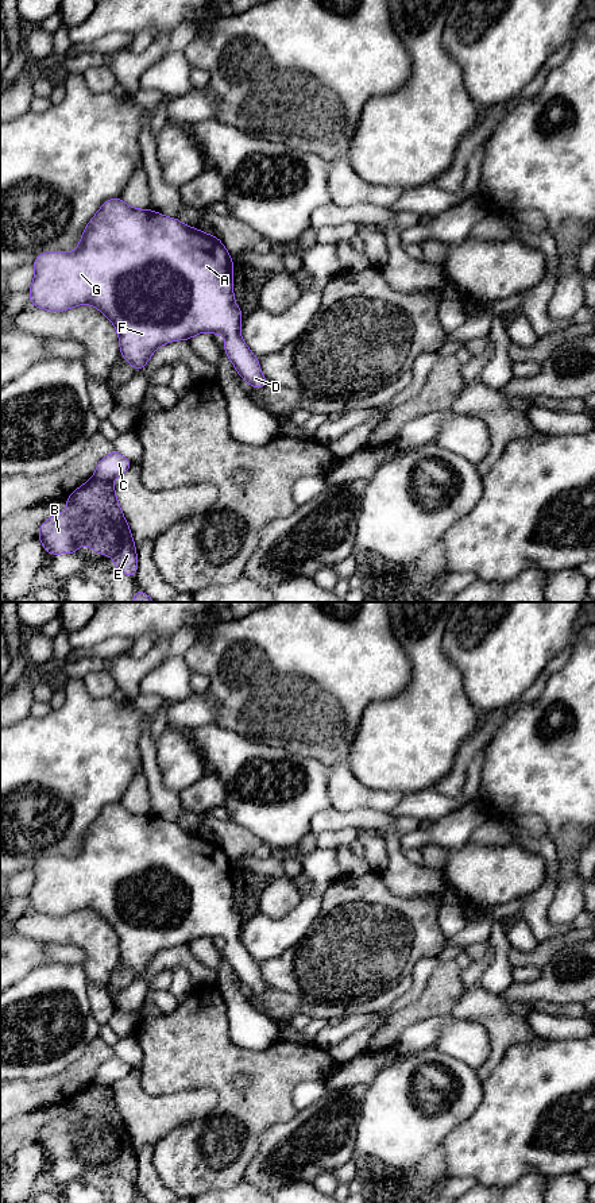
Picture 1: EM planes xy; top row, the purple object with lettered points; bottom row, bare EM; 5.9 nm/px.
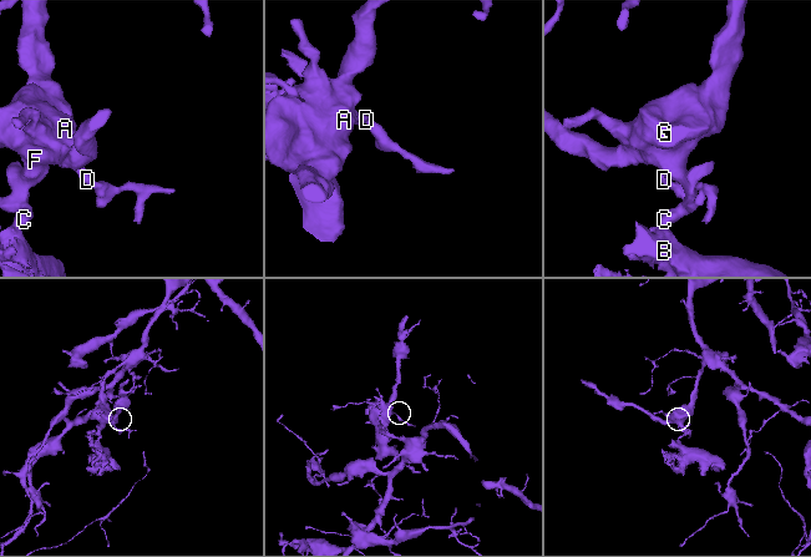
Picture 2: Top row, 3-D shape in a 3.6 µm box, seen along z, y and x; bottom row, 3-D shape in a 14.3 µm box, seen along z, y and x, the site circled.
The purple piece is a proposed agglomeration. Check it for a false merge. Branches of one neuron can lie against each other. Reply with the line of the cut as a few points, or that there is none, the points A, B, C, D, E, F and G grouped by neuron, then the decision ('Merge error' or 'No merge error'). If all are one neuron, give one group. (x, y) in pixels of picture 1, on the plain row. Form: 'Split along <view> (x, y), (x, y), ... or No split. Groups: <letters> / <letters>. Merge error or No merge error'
Split along xy (93, 1082), (111, 1087). Groups: A C D F G / B E. Merge error

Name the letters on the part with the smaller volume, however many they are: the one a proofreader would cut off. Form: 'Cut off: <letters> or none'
Cut off: B, E

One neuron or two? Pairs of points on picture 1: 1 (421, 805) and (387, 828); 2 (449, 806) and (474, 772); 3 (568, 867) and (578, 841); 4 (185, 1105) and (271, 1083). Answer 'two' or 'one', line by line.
1: two
2: one
3: one
4: two

